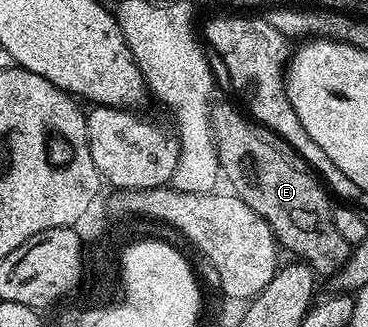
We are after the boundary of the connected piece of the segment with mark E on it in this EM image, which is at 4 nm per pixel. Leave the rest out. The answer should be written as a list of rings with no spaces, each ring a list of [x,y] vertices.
[[[220,101],[209,108],[219,165],[231,185],[235,185],[235,195],[271,225],[273,236],[284,250],[286,247],[293,254],[290,256],[308,263],[318,276],[336,275],[347,265],[351,245],[335,229],[333,207],[322,180],[287,140],[270,133],[248,114],[242,114],[231,104]]]

